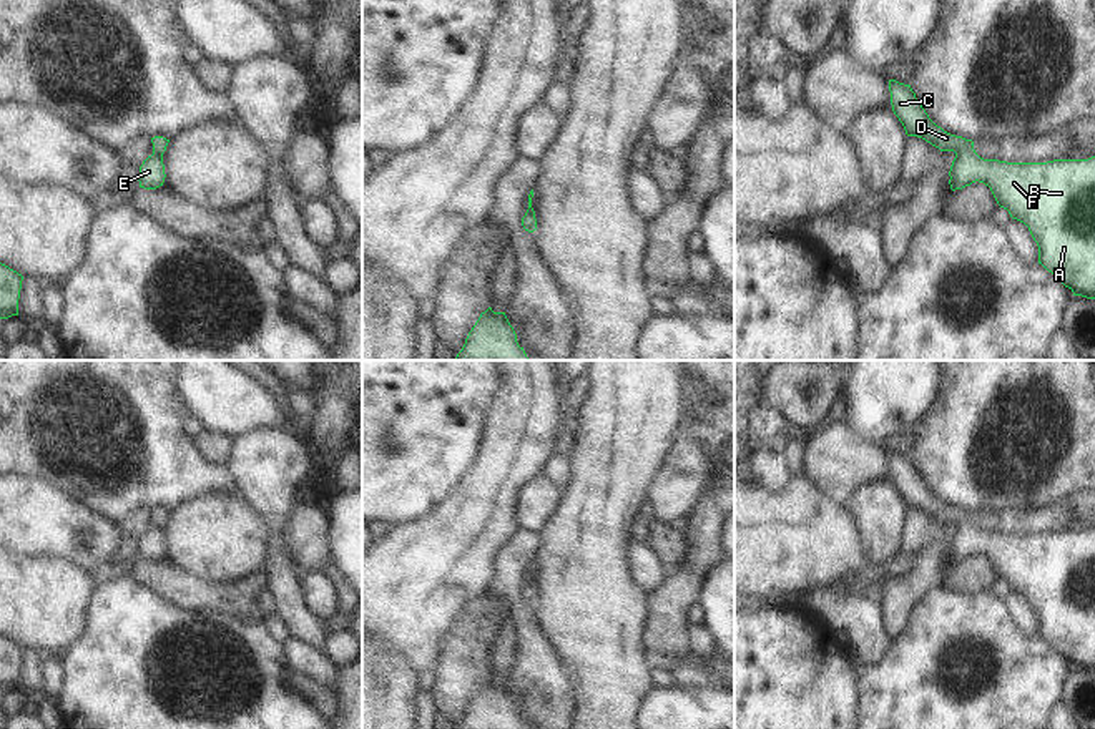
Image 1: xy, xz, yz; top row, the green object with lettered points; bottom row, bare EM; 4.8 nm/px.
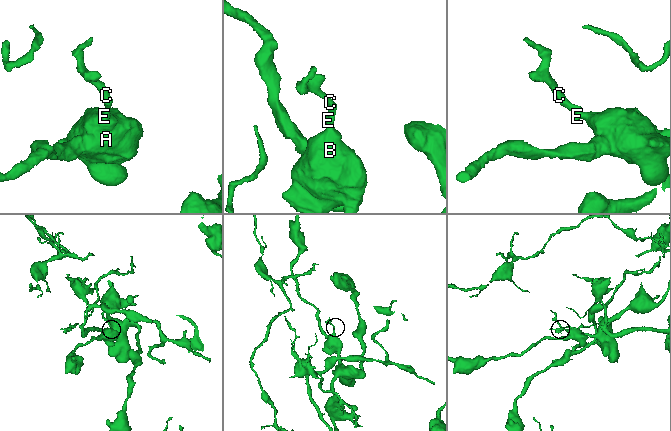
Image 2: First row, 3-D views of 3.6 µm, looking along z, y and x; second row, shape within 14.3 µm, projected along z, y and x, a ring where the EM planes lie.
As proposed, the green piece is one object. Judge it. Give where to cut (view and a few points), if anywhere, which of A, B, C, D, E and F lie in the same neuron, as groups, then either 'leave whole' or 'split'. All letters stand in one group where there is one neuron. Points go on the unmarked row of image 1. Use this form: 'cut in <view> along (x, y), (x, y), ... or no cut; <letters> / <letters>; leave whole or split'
no cut; A B C D E F; leave whole

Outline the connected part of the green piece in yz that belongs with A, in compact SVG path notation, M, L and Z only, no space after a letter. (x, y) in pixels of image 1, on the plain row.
M889 452L891 477L907 508L917 508L939 520L954 523L949 543L950 561L962 561L979 553L990 560L997 576L1009 583L1012 591L1024 594L1039 618L1039 636L1052 644L1073 668L1095 671L1095 528L1088 531L1053 531L1047 535L1007 535L984 531L974 521L974 513L950 506L937 498L912 463L911 457Z

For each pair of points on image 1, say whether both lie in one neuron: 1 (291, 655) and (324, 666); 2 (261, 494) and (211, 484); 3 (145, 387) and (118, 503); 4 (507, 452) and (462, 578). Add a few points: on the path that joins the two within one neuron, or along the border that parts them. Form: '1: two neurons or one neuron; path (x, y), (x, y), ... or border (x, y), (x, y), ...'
1: one neuron; path (299, 656), (316, 666)
2: two neurons; border (221, 465), (233, 485), (235, 495)
3: one neuron; path (145, 417), (147, 480)
4: one neuron; path (492, 484), (477, 518), (462, 533), (462, 547)

